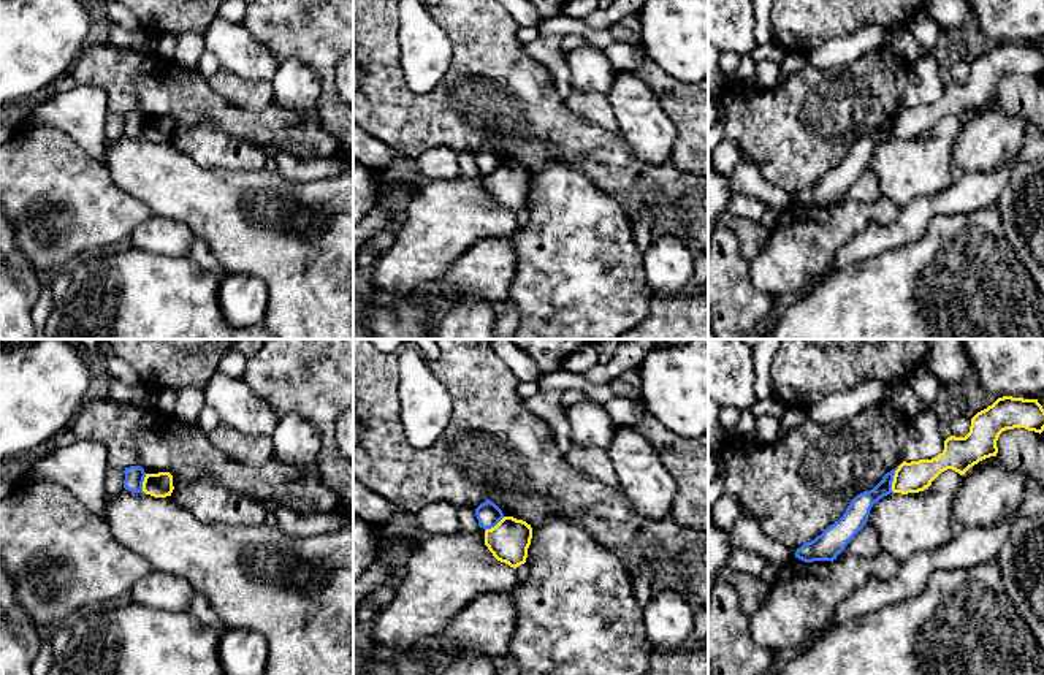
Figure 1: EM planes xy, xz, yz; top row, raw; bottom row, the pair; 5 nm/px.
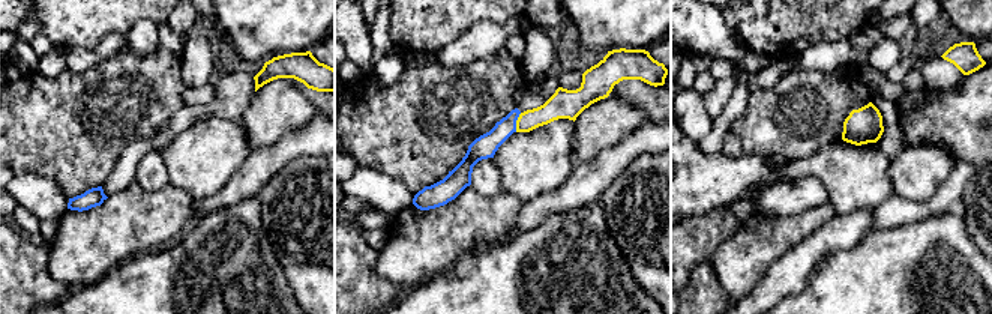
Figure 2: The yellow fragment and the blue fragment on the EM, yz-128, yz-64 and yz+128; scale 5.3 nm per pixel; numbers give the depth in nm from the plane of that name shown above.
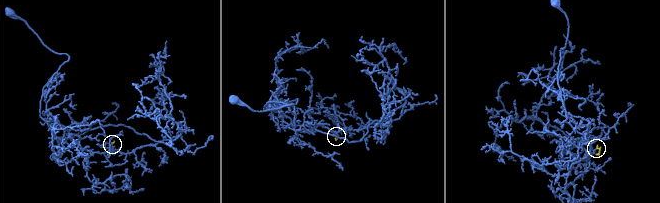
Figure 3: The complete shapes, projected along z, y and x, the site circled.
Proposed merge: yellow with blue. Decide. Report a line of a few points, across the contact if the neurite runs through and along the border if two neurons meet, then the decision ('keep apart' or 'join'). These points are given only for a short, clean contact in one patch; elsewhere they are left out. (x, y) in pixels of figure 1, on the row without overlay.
line yz (899, 111), (892, 137); keep apart

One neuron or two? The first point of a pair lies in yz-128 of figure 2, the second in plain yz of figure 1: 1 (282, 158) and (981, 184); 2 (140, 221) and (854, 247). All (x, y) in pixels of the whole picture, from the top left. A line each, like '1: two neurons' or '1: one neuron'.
1: one neuron
2: two neurons

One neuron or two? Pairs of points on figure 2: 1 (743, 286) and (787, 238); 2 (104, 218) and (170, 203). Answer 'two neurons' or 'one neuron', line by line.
1: one neuron
2: one neuron

